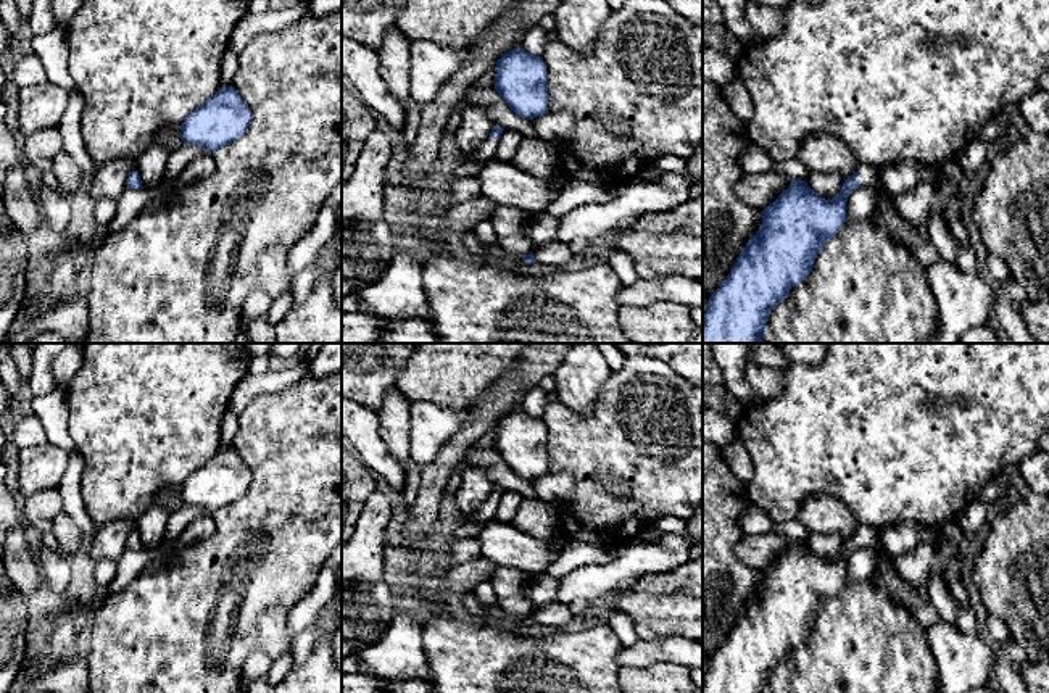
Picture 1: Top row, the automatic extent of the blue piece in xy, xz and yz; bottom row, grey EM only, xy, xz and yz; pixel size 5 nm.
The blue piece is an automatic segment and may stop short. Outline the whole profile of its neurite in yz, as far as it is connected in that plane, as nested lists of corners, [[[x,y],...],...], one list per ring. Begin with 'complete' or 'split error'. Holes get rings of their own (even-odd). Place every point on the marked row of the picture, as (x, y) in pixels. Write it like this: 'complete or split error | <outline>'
split error | [[[860,163],[831,200],[819,197],[806,181],[793,179],[791,185],[762,210],[759,230],[748,240],[727,279],[709,297],[703,316],[703,343],[762,343],[770,311],[811,274],[817,255],[846,222],[849,193],[857,187],[875,187],[880,177],[880,168]]]

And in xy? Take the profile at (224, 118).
complete | [[[229,85],[219,89],[182,122],[184,145],[200,145],[209,153],[238,140],[251,122],[251,111],[238,92]]]

